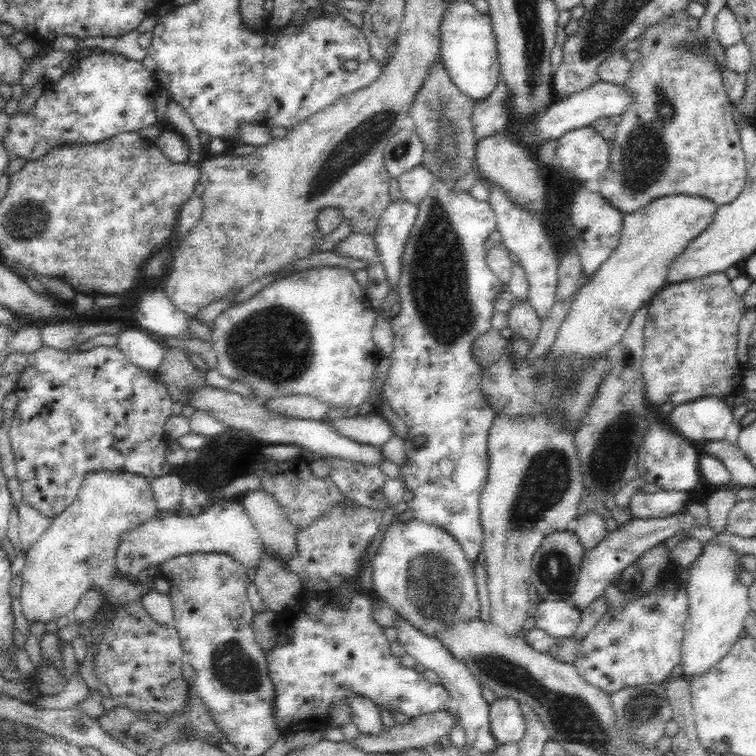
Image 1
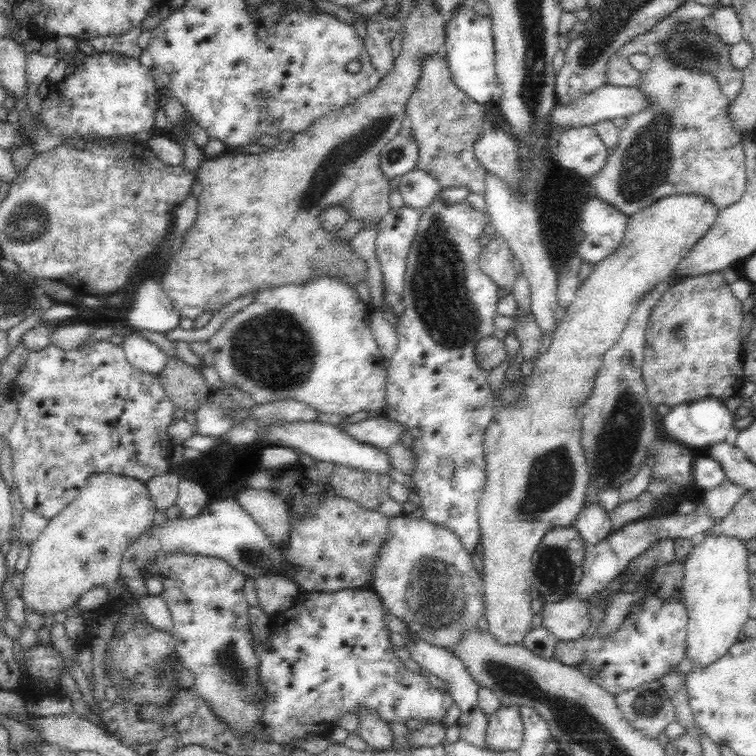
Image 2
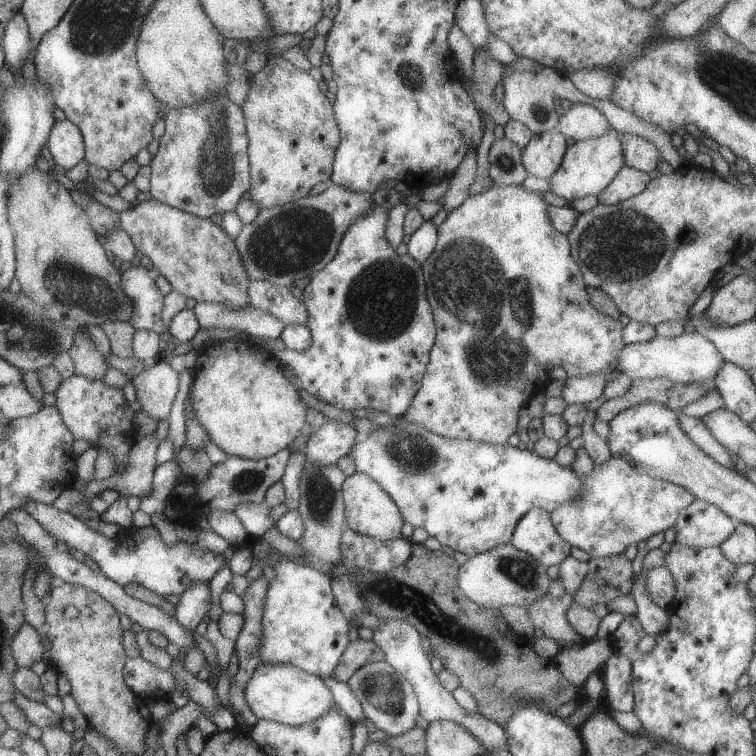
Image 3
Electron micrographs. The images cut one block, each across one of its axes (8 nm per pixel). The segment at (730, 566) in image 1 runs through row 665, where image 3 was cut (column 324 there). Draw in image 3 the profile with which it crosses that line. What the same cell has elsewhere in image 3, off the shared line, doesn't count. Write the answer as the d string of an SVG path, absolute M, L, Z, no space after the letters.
M261 662L244 688L246 702L258 719L272 720L288 726L302 726L322 718L335 706L332 691L319 676L304 672L292 664Z

